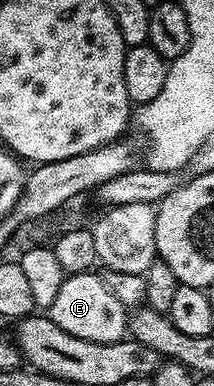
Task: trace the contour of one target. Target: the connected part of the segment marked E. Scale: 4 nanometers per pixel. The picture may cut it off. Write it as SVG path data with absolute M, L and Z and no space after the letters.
M96 271L65 276L58 296L54 298L54 303L50 303L46 315L54 323L58 323L62 331L70 331L70 335L78 335L78 339L90 339L94 343L125 340L129 319L124 305L114 299L103 276Z

